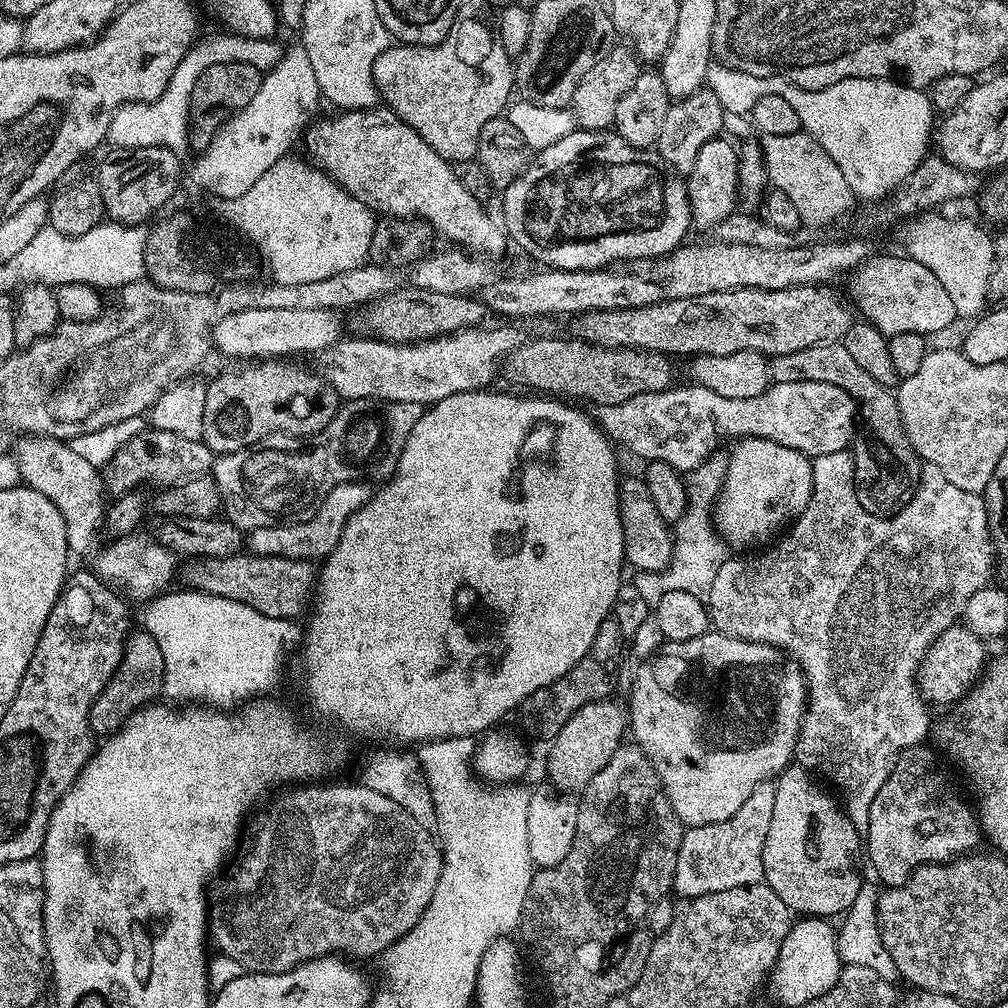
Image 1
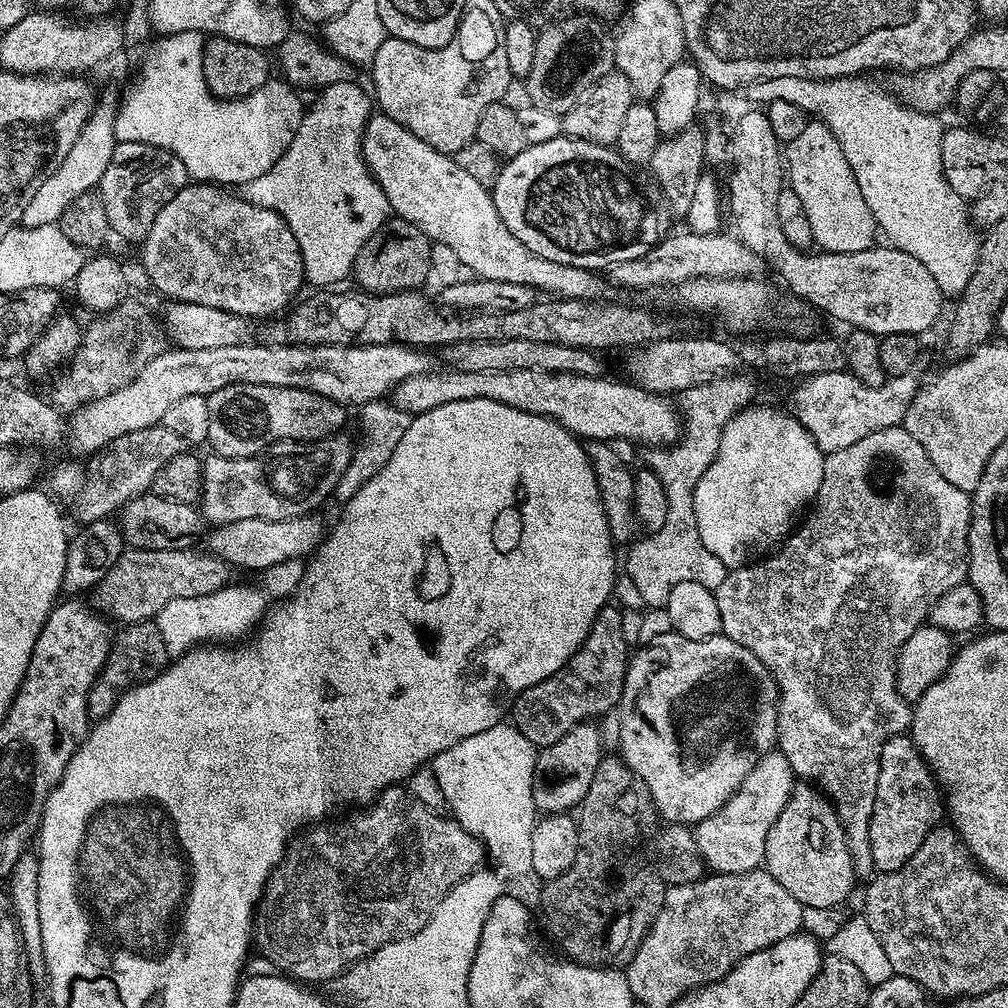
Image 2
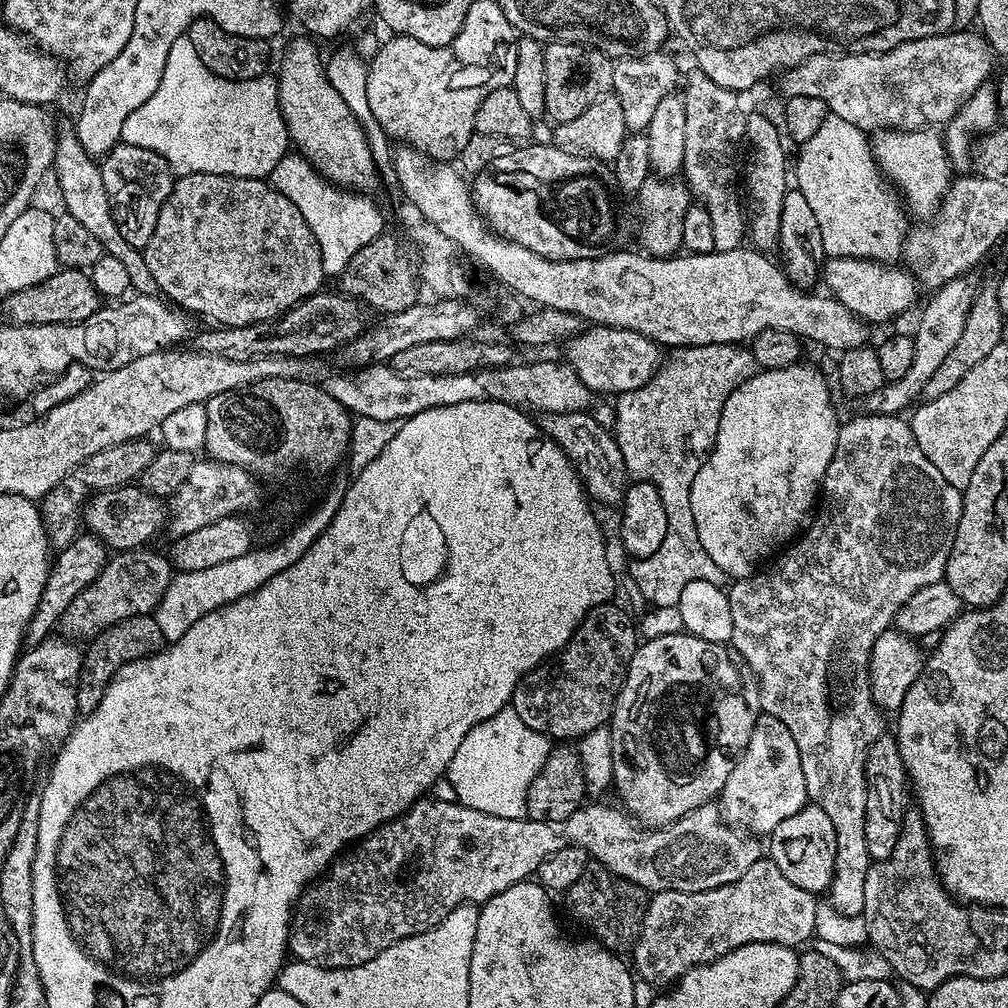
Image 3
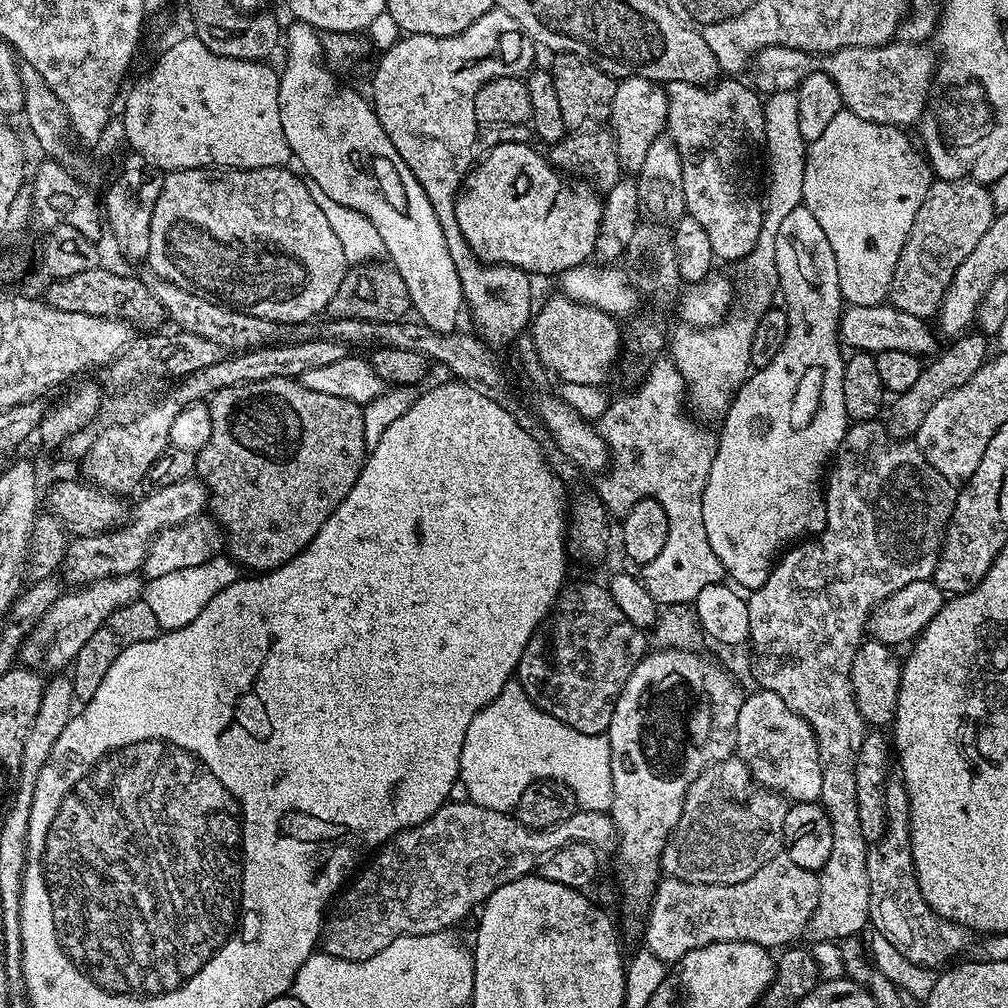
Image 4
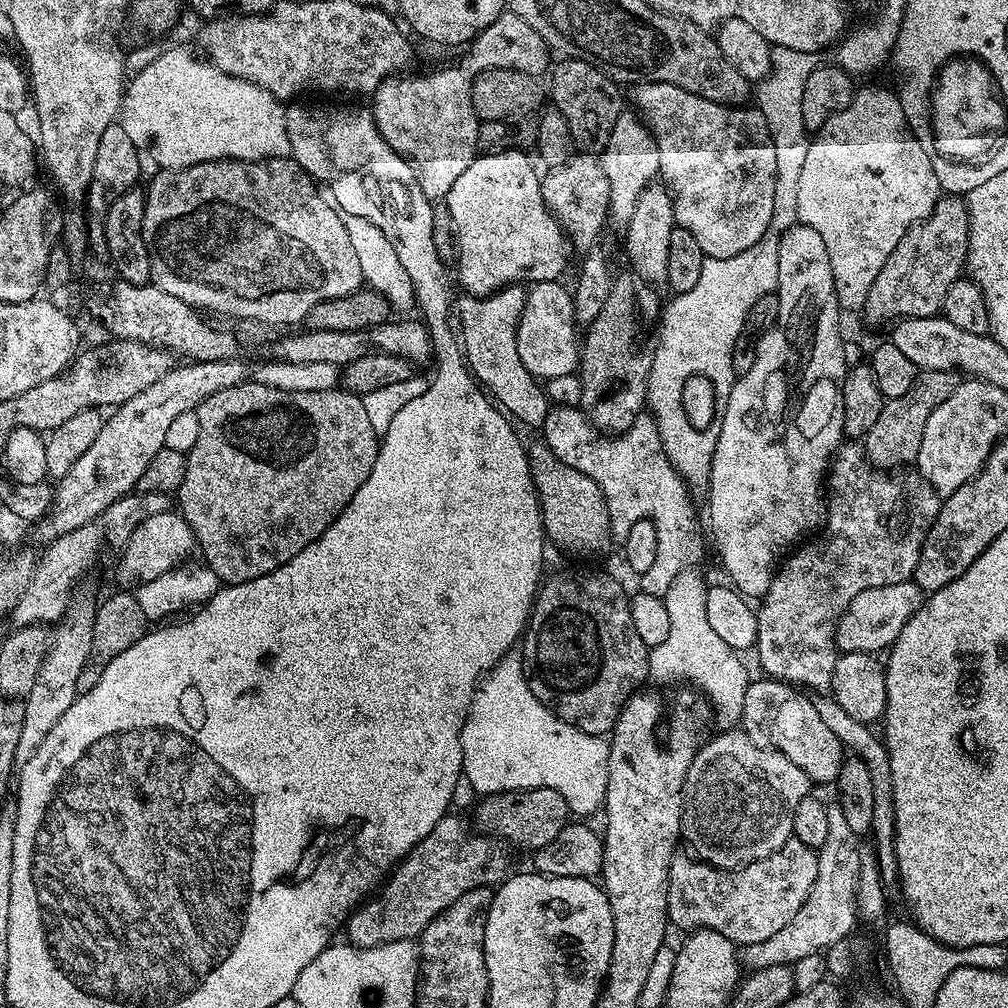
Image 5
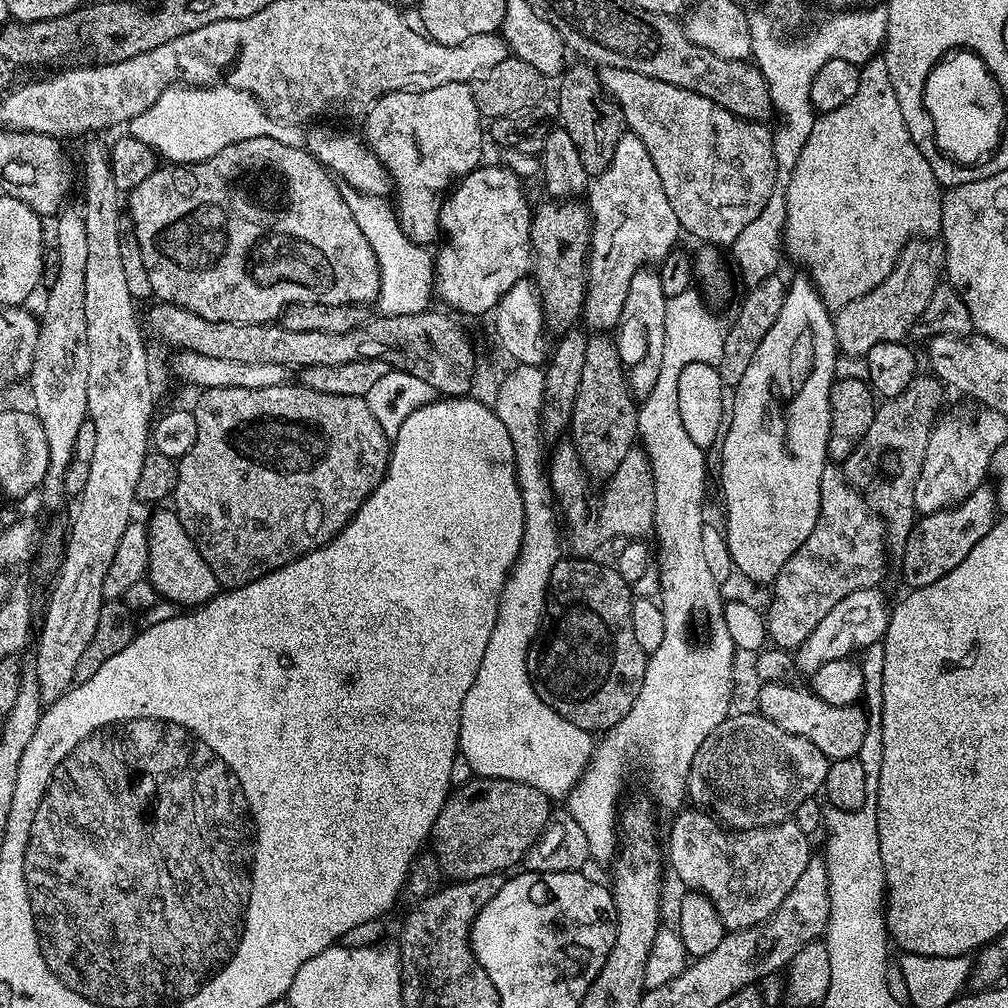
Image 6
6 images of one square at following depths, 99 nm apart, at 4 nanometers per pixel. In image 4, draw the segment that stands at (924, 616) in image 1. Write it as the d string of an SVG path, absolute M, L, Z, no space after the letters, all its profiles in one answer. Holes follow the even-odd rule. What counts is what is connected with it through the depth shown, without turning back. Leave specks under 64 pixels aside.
M879 419L862 420L849 423L848 429L840 437L840 445L830 464L830 471L826 476L824 494L824 527L819 529L815 538L805 539L795 546L789 547L779 557L778 563L769 571L766 582L747 593L746 599L749 608L750 628L747 643L752 644L752 676L757 680L760 688L770 690L790 706L792 712L797 712L812 728L816 736L816 745L822 766L822 794L818 801L829 816L830 827L833 831L833 849L830 850L829 860L826 861L818 875L820 889L818 890L818 906L814 906L814 914L810 918L806 932L812 935L813 941L841 942L848 937L859 937L863 928L869 927L868 911L870 910L870 878L866 878L866 858L868 857L869 844L862 838L862 825L858 822L858 790L854 790L854 770L856 769L856 755L862 746L866 735L866 725L858 706L854 702L852 683L850 682L850 666L854 666L854 654L858 654L860 645L866 639L868 615L876 609L890 594L902 590L902 586L910 586L915 580L930 580L936 569L940 557L940 547L944 544L944 530L948 527L948 519L956 505L957 489L953 481L946 479L922 454L922 450L911 439L891 436L887 427Z

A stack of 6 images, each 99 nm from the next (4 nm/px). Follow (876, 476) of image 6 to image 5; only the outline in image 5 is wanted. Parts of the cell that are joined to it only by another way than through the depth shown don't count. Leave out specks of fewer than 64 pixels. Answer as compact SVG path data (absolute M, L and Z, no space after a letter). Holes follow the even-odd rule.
M955 370L920 372L914 386L910 386L906 394L893 400L885 400L882 414L878 414L874 426L870 426L870 430L862 437L864 452L868 455L869 462L881 470L904 470L915 465L918 446L922 446L922 433L926 431L926 421L939 404L946 402L946 398L954 394L961 379L961 373Z

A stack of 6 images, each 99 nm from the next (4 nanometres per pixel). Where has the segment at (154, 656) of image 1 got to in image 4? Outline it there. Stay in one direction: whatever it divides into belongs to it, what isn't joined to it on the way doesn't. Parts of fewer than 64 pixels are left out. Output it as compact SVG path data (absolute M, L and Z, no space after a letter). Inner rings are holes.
M143 599L135 600L130 606L122 606L122 610L114 610L110 618L90 637L90 642L78 650L76 659L70 668L72 677L72 694L77 701L87 702L94 698L98 686L102 686L102 678L106 678L106 670L114 666L114 658L126 650L126 646L134 646L134 642L146 642L159 636L162 629L158 626L158 618L154 618L154 610L144 603Z

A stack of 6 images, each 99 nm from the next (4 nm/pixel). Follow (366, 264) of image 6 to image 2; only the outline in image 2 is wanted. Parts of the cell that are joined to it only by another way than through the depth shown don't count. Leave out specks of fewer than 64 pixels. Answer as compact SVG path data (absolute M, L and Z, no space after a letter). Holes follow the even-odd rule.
M189 182L184 185L182 190L178 190L178 194L174 194L174 198L170 198L170 202L166 202L166 206L162 206L162 210L158 213L158 218L154 218L154 226L150 226L150 234L146 234L146 238L142 241L141 248L144 249L141 250L140 256L144 259L144 272L148 275L149 282L162 295L168 296L164 298L167 298L169 301L181 300L182 302L190 302L198 306L214 306L214 310L226 310L230 314L238 314L239 316L249 318L272 315L272 317L275 317L277 314L283 313L297 299L296 291L299 290L300 284L303 285L305 283L304 263L302 262L300 247L288 228L288 223L277 212L257 204L252 204L245 200L243 195L236 194L236 196L231 196L228 192L231 191L215 184L197 182Z

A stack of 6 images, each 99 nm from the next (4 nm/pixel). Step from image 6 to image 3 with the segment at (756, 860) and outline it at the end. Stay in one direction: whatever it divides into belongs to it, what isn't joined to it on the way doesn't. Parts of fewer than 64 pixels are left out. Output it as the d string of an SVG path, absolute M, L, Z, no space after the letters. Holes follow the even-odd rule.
M761 858L738 882L714 890L657 892L648 901L640 937L630 952L635 975L643 983L668 986L694 966L714 962L738 946L770 942L799 949L813 939L817 903L813 893L794 886L771 858Z

